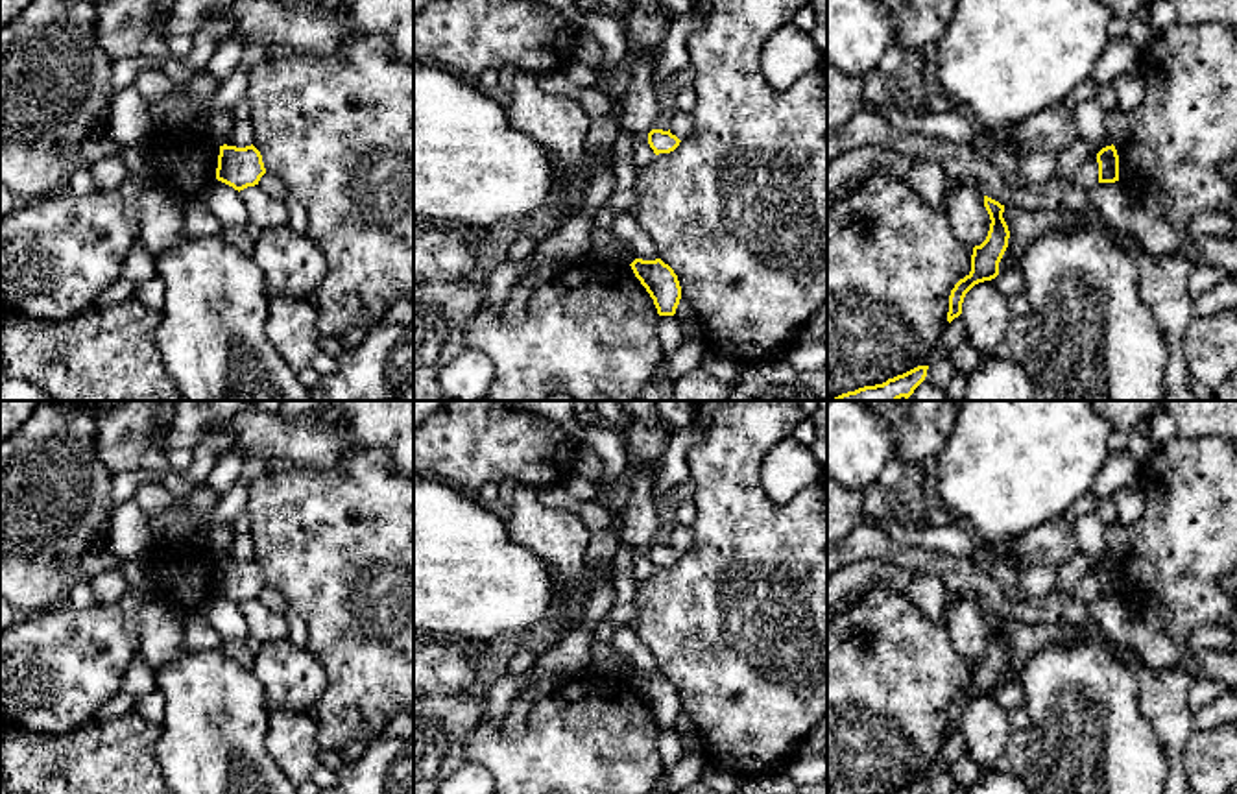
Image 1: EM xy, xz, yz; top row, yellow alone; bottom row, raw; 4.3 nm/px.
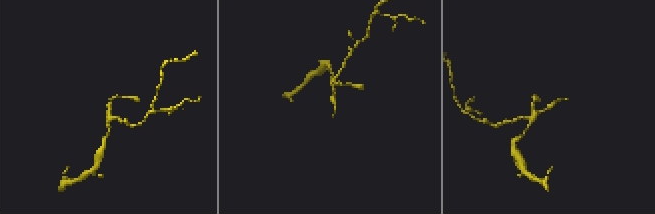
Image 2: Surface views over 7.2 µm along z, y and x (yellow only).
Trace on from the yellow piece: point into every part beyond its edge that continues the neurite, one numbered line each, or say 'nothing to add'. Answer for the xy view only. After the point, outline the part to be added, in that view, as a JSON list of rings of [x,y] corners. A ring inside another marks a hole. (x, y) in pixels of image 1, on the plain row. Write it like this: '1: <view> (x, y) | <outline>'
nothing to add

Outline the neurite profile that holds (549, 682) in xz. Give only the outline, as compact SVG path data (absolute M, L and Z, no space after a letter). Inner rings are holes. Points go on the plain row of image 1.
M550 672L545 674L539 681L535 681L530 689L530 696L545 696L556 691L556 687L567 680L565 672Z

